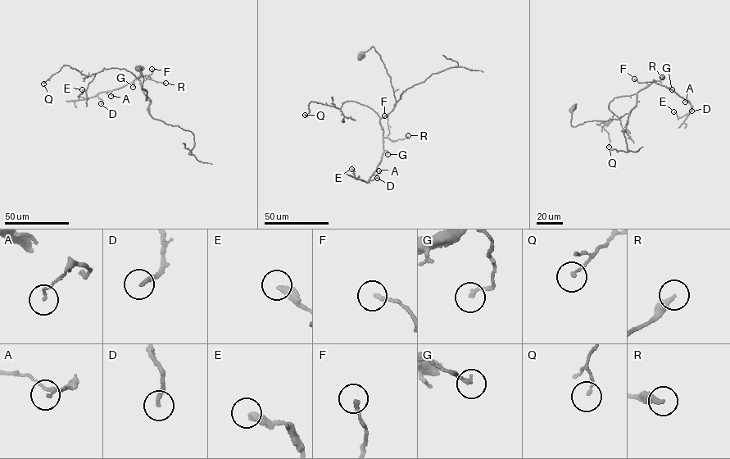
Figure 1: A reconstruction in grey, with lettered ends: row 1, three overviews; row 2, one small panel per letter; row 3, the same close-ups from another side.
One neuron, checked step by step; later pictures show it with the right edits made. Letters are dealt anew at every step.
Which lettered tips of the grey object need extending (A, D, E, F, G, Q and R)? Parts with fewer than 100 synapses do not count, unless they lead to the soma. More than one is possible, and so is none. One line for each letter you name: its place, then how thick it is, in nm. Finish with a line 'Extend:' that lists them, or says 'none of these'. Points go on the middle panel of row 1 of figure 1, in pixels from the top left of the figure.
Extend: none of these

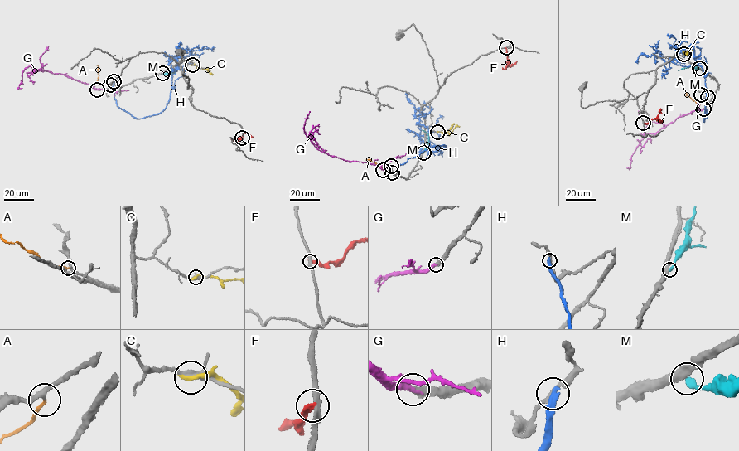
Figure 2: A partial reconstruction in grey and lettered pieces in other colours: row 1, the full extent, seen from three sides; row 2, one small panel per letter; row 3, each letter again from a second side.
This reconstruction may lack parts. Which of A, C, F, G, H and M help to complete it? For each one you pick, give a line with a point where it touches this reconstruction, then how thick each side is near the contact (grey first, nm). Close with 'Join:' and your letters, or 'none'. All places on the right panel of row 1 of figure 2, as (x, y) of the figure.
A: contact (707, 97); calibres 240 and 170 nm
G: contact (703, 109); calibres 360 and 400 nm
Join: A, G

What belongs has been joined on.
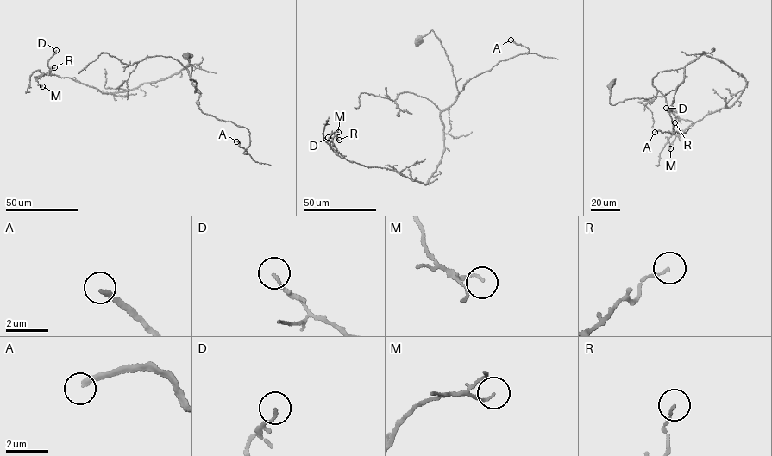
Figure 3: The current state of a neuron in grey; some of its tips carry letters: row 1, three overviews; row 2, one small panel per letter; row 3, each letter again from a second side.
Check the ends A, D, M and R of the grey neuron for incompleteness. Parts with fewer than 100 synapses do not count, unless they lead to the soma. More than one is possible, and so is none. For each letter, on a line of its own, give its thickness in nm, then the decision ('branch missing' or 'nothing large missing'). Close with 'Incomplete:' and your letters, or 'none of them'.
A: 240 nm thick; branch missing
D: 110 nm thick; nothing large missing
M: 80 nm thick; nothing large missing
R: 110 nm thick; nothing large missing
Incomplete: A

